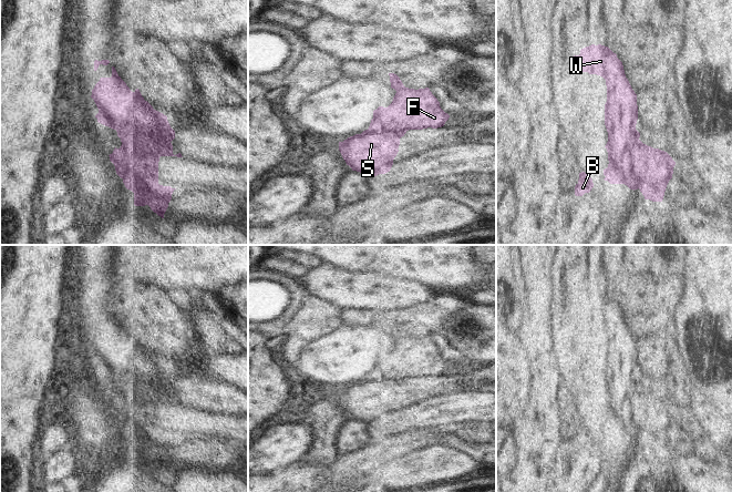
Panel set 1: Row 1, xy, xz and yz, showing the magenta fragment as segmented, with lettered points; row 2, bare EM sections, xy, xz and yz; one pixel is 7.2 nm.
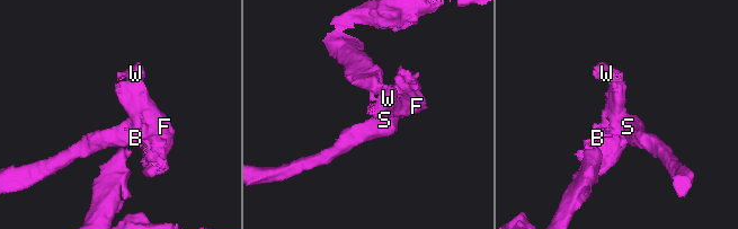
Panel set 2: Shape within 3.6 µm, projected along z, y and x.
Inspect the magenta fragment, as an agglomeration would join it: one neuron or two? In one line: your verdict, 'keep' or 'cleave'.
cleave

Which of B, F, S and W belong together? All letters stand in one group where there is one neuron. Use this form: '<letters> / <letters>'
B F W / S

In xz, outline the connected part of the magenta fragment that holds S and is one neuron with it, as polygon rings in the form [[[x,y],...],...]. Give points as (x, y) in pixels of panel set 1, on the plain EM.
[[[365,378],[339,390],[339,399],[352,419],[377,424],[390,420],[400,388],[384,380]]]

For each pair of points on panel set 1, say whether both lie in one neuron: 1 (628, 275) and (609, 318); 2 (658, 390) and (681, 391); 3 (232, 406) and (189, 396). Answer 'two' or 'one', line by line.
1: two
2: two
3: one

